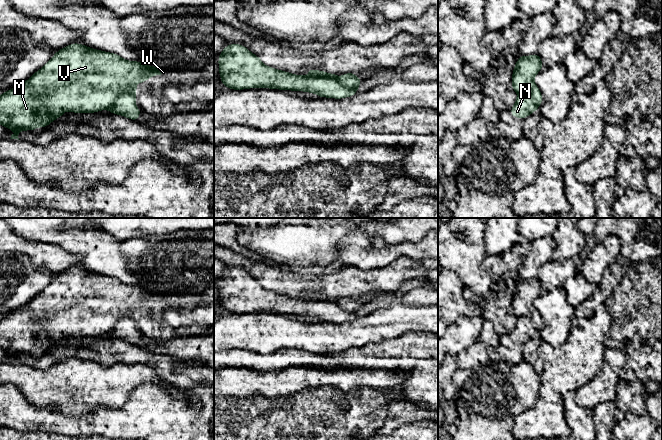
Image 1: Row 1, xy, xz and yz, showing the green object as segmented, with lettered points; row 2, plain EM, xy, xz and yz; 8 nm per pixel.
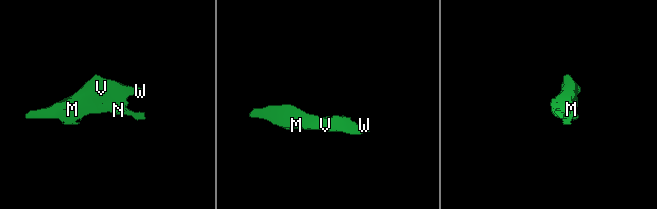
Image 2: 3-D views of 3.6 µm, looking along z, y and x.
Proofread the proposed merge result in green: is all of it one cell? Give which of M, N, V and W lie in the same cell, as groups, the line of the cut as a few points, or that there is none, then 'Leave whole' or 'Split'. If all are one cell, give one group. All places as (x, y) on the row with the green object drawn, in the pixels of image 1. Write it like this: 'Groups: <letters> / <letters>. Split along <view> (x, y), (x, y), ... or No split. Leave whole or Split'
Groups: M V W / N. Split along xy (135, 94), (121, 93), (109, 109). Split

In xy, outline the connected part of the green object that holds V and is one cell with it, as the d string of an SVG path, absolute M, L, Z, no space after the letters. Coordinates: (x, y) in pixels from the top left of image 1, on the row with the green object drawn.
M72 43L60 50L27 81L0 95L0 125L15 130L10 139L18 139L21 130L33 131L38 127L46 128L55 119L63 116L64 111L95 113L110 109L117 97L124 93L136 95L136 83L146 82L153 75L165 76L166 71L156 66L147 66L139 61L124 60L118 54L96 50L83 44Z

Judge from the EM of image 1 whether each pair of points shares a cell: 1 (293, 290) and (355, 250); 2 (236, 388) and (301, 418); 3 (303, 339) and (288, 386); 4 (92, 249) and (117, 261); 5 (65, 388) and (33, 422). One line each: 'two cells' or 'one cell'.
1: two cells
2: two cells
3: two cells
4: one cell
5: two cells

